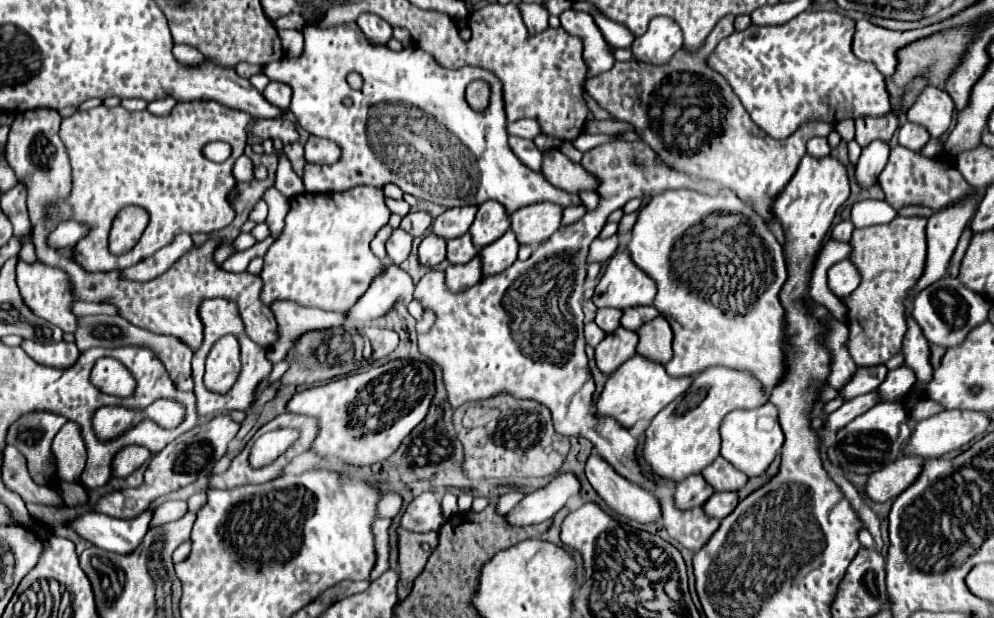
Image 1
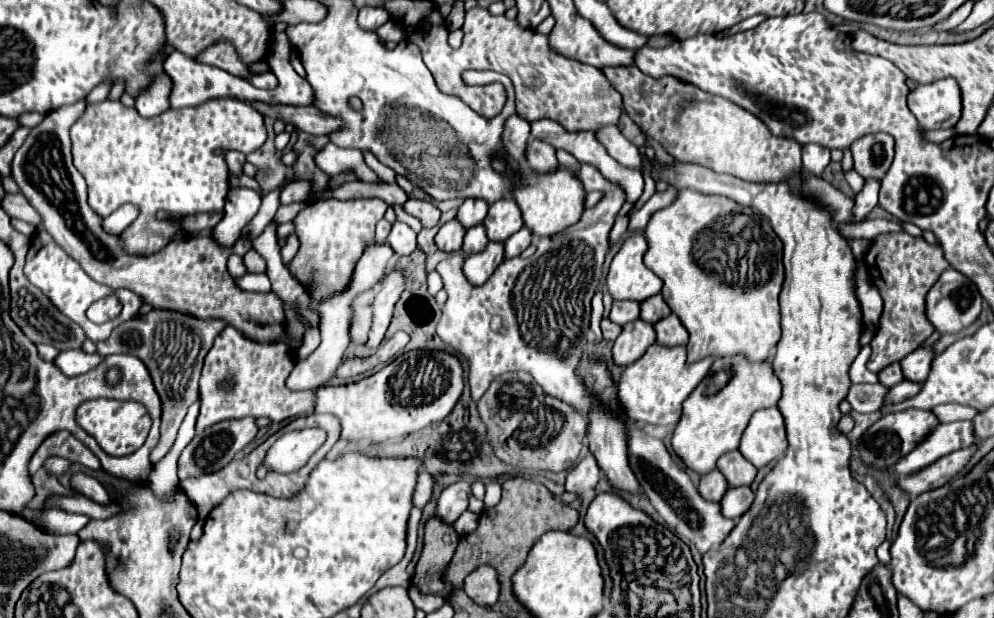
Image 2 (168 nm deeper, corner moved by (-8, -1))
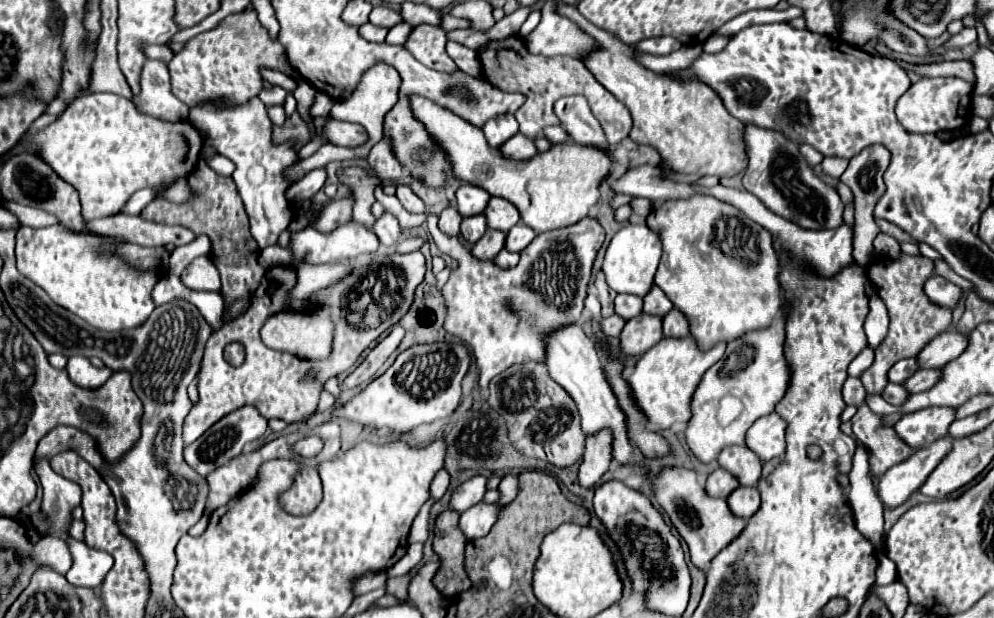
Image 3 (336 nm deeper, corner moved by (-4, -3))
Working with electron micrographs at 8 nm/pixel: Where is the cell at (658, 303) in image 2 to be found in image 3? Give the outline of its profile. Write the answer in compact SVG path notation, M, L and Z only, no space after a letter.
M652 287L650 293L644 297L644 307L642 311L648 313L648 315L656 315L656 317L664 317L668 311L672 309L672 303L670 299L666 299L664 291L660 287Z

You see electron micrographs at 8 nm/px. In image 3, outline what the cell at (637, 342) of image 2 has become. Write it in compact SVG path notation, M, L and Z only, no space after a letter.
M642 313L626 321L620 333L620 353L640 357L660 339L662 339L662 319Z

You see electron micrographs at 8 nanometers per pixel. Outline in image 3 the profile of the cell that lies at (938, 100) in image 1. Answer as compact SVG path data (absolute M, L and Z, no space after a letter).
M938 77L938 79L920 79L916 81L896 103L898 121L914 133L938 133L952 131L968 123L972 117L970 107L972 85L956 77Z

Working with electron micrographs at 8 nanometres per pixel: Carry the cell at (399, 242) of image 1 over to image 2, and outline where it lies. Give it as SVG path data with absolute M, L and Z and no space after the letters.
M396 221L388 235L388 243L396 253L410 255L416 249L416 233L406 223Z

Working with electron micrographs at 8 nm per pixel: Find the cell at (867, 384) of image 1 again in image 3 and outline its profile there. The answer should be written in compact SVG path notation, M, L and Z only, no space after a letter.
M902 359L892 365L892 369L888 373L888 381L890 383L904 383L908 377L912 377L914 371L918 371L916 359Z

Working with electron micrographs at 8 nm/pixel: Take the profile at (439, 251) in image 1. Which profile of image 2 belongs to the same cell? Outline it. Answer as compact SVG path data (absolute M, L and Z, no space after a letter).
M448 221L440 227L438 235L436 235L436 245L442 249L442 251L458 251L462 247L462 237L464 237L466 229L456 221Z

